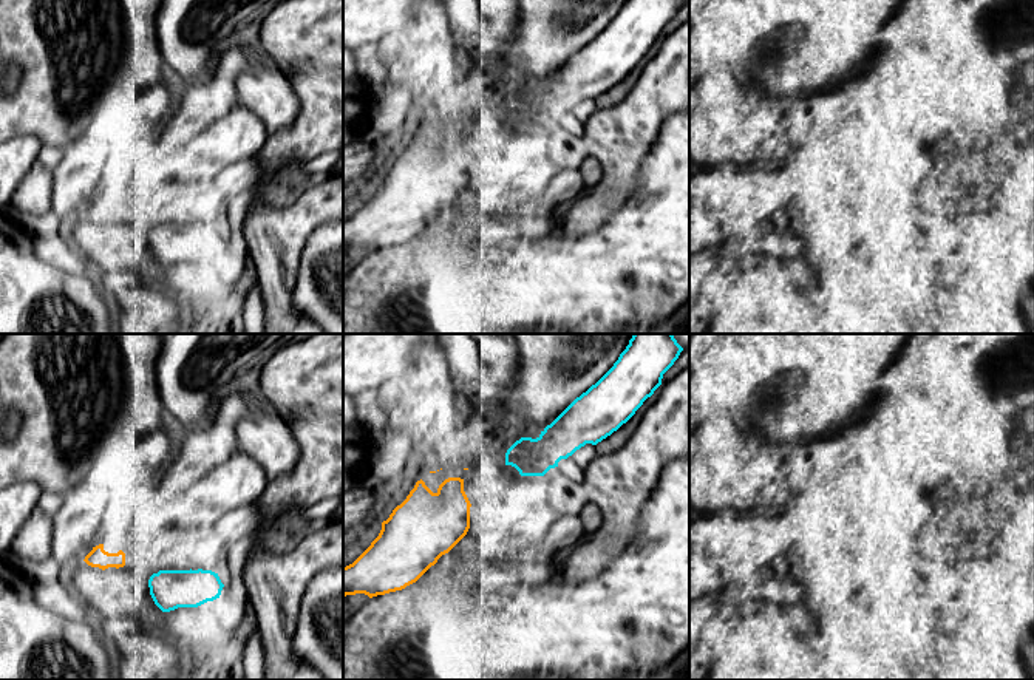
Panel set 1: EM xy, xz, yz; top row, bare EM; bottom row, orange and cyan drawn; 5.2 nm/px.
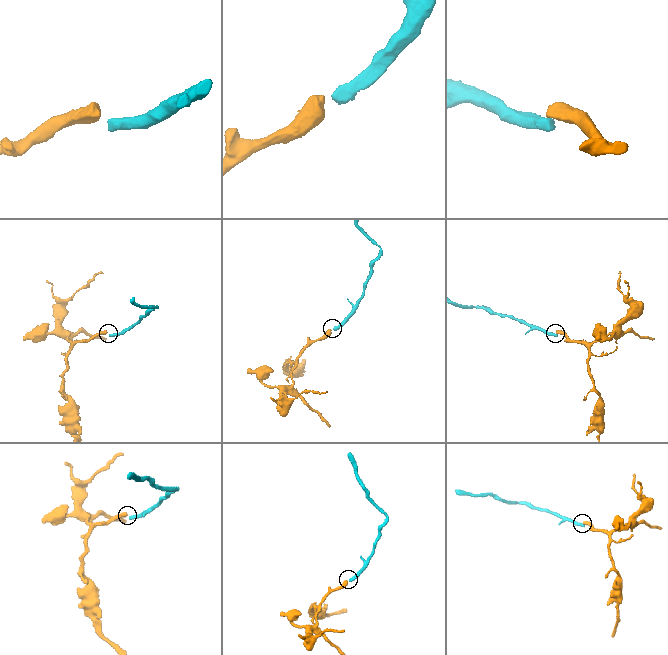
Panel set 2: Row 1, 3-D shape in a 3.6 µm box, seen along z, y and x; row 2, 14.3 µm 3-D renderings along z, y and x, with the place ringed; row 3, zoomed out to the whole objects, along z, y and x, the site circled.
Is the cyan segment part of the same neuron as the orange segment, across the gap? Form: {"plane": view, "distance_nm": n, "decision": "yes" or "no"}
{"plane": "xy", "distance_nm": 150, "decision": "no"}

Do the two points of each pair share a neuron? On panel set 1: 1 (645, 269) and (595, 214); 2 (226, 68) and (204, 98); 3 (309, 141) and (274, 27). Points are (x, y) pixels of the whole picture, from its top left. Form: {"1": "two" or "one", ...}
{"1": "two", "2": "one", "3": "one"}

